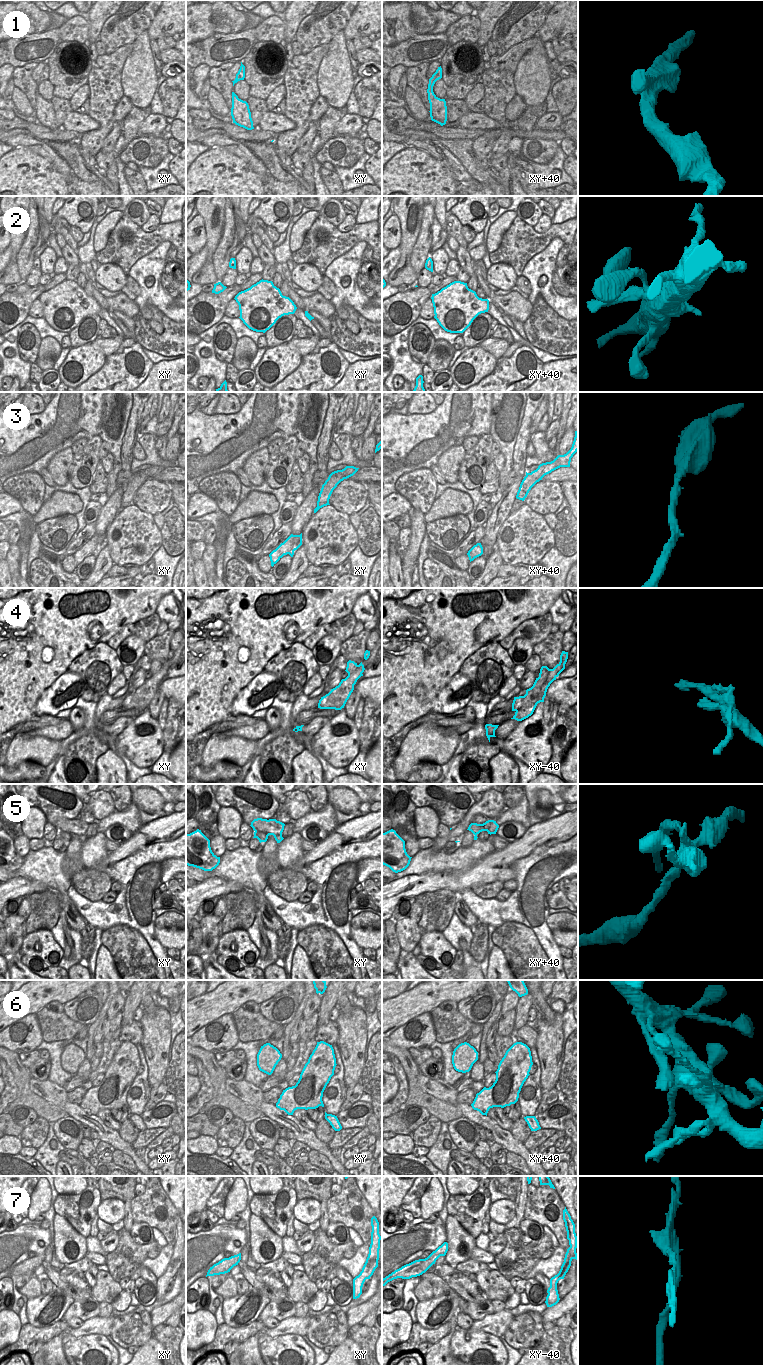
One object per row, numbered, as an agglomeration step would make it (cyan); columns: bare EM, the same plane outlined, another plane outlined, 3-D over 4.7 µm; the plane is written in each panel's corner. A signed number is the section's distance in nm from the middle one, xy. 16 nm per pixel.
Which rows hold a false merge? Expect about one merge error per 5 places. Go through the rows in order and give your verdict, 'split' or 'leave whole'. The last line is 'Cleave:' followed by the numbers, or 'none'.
1: leave whole
2: leave whole
3: leave whole
4: split
5: split
6: leave whole
7: split
Cleave: 4, 5, 7

